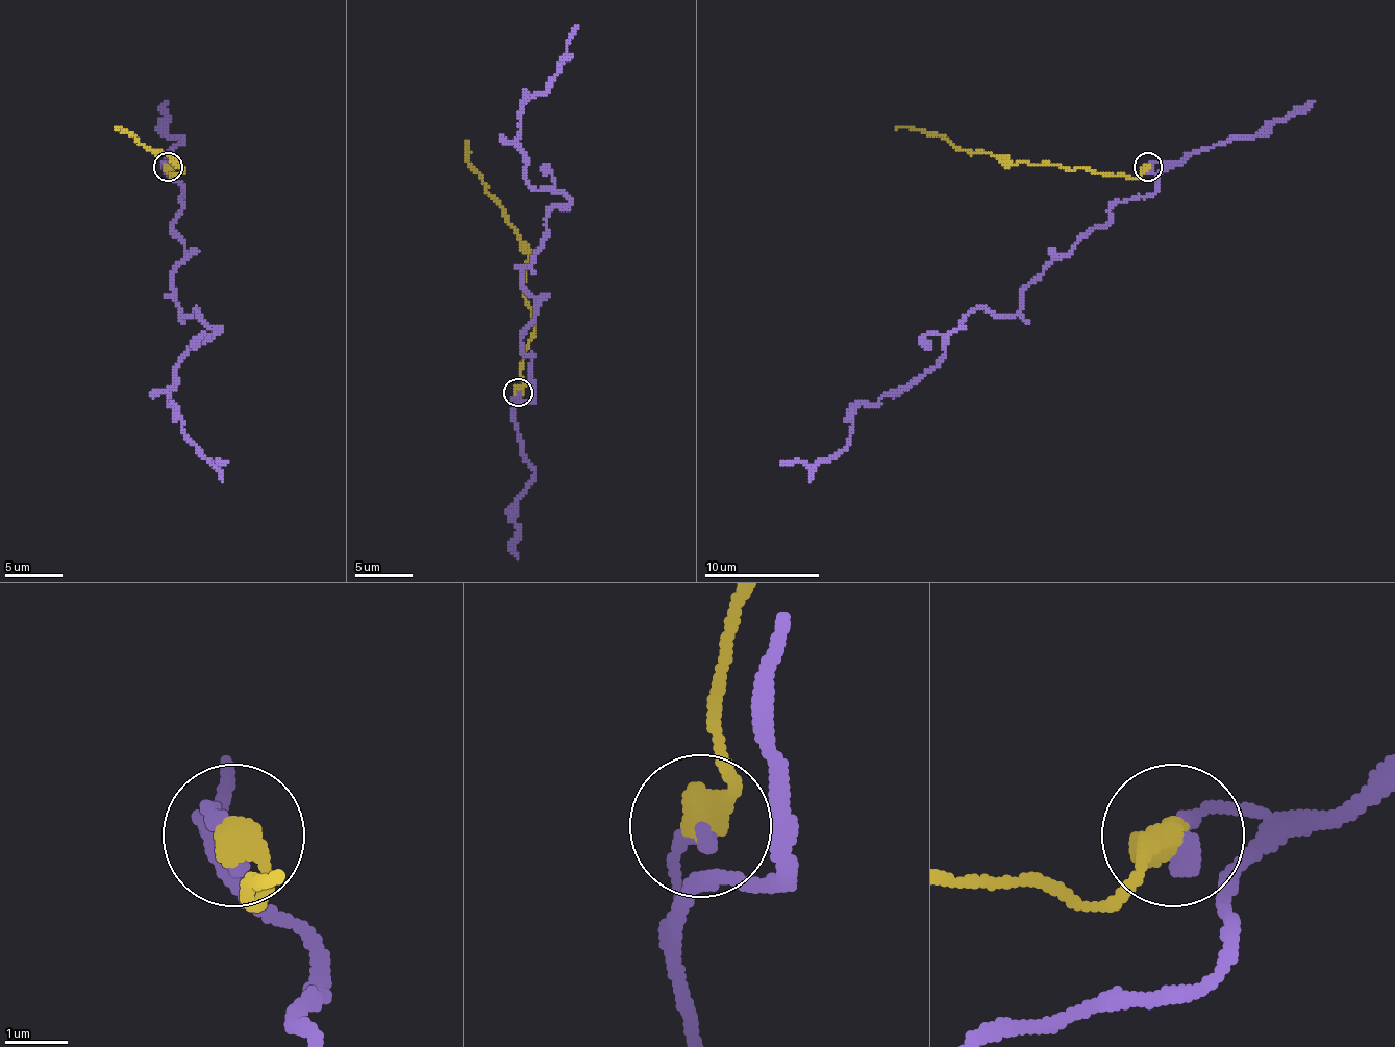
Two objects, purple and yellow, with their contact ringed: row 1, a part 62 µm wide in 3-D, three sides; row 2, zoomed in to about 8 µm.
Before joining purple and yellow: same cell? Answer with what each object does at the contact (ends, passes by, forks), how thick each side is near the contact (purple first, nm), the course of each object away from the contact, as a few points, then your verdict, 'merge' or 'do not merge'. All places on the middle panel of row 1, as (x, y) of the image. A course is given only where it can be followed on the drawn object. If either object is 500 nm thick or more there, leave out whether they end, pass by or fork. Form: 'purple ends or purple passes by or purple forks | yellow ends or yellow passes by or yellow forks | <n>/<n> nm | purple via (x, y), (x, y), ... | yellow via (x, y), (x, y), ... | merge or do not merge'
340/550 nm | purple via (517, 392), (531, 400), (523, 270), (569, 201), (528, 183), (520, 106), (540, 95), (577, 25) | yellow via (517, 392), (523, 382), (523, 351), (534, 331), (523, 284), (528, 247), (468, 160), (466, 141) | do not merge

